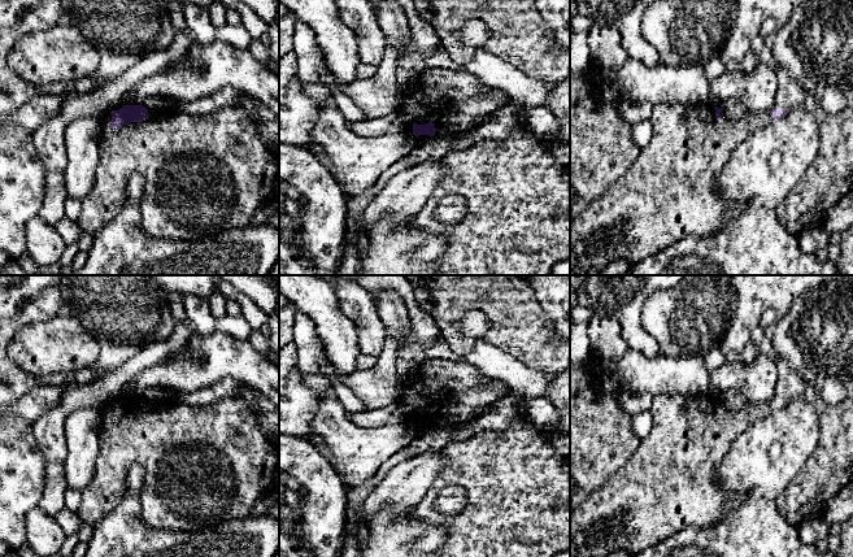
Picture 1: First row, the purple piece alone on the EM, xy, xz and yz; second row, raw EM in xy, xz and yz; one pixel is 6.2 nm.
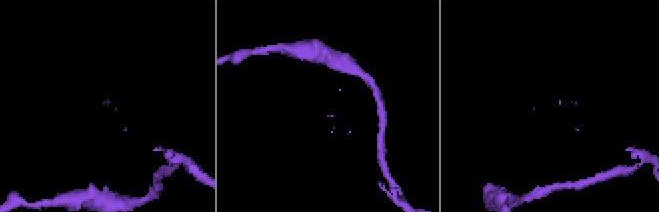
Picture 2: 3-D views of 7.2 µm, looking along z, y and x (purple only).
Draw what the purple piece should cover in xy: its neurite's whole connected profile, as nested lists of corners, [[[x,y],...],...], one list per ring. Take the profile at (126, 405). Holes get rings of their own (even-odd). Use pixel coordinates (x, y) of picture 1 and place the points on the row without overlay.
[[[236,395],[209,405],[190,405],[182,401],[157,402],[140,396],[123,396],[101,410],[99,453],[95,475],[82,491],[78,517],[87,525],[97,525],[127,492],[127,470],[134,462],[145,470],[140,492],[143,521],[166,531],[197,531],[214,527],[225,521],[249,517],[256,500],[274,488],[279,467],[279,448],[271,443],[257,421],[254,412]]]

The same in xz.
[[[428,358],[418,364],[410,380],[401,384],[397,404],[413,413],[413,425],[423,432],[426,426],[435,426],[439,412],[456,395],[492,380],[467,362]]]

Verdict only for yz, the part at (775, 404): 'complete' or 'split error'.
split error

